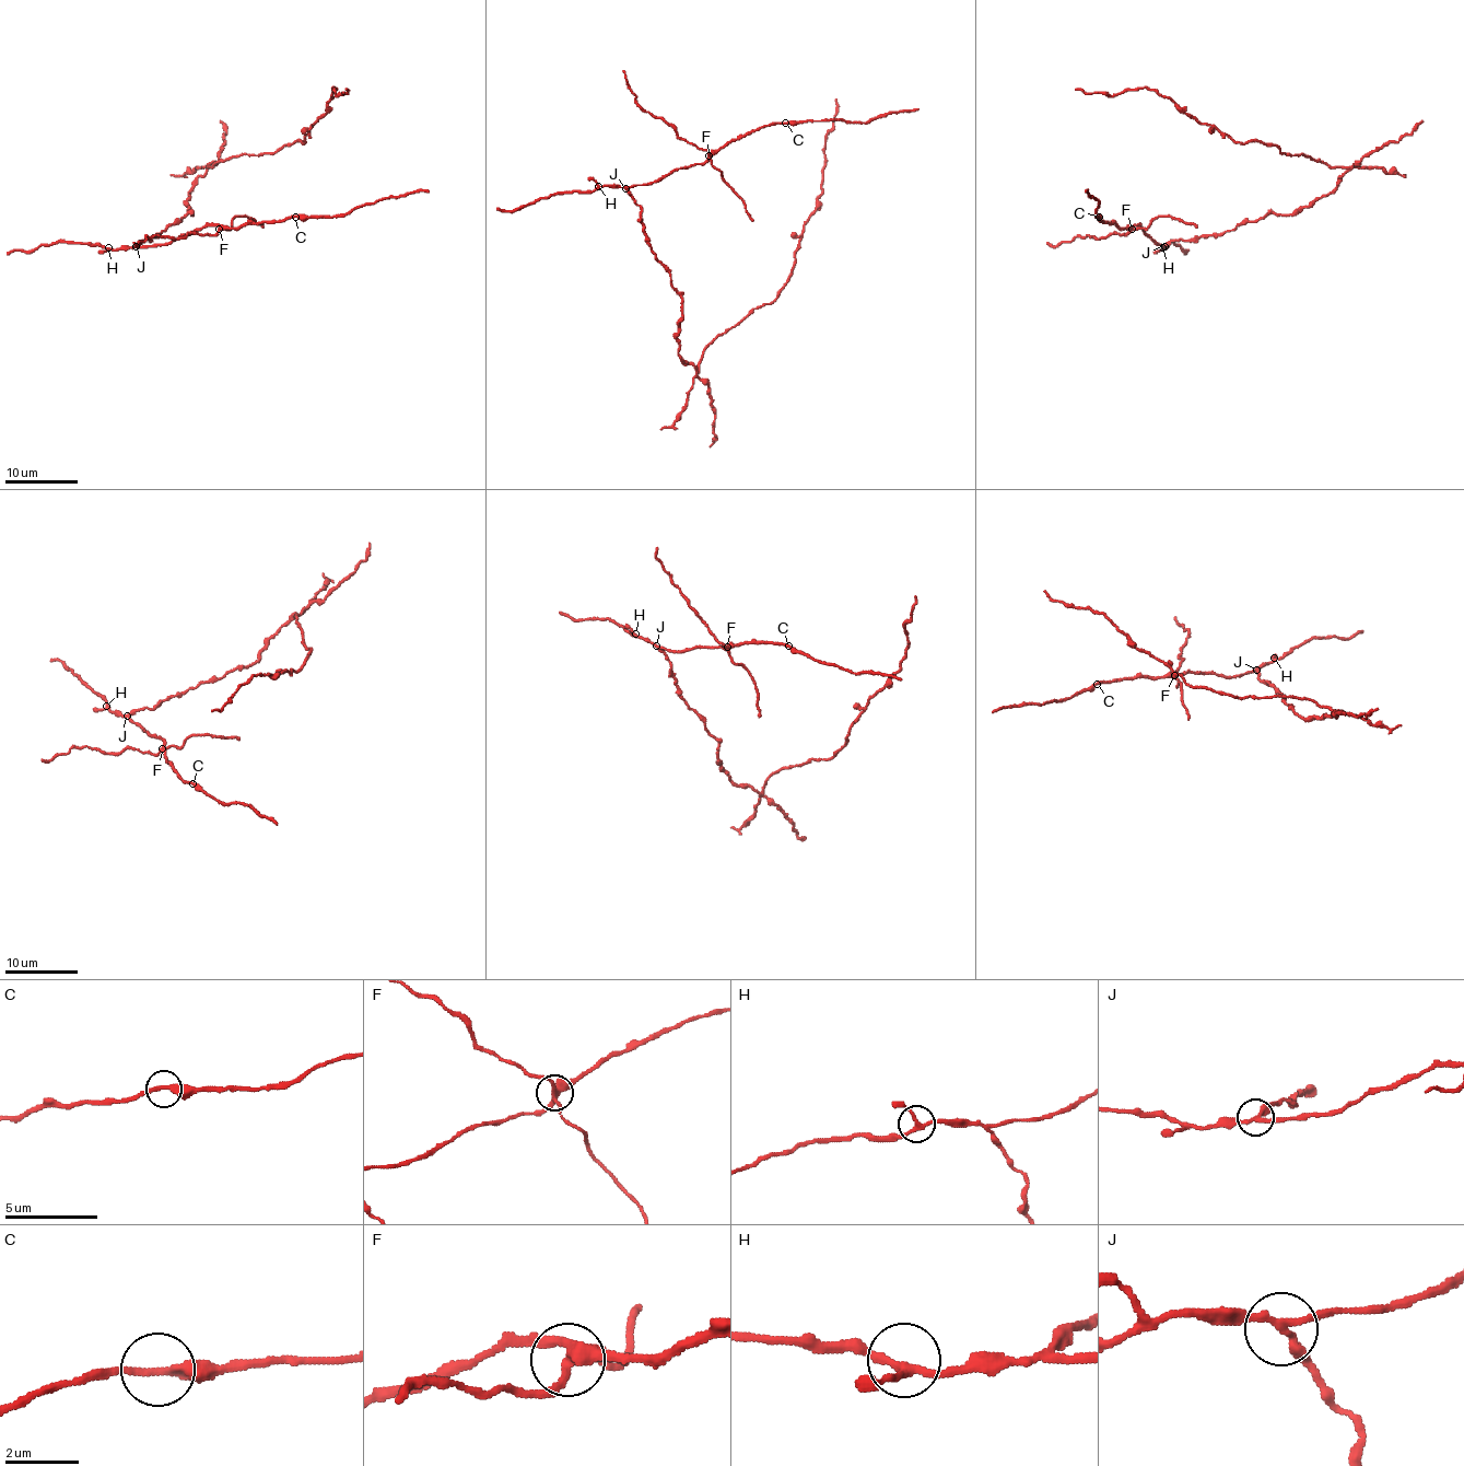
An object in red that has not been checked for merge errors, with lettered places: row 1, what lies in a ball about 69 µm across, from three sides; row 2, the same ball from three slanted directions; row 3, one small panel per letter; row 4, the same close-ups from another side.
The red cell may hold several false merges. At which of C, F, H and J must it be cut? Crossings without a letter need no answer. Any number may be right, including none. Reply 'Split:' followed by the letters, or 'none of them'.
Split: F, J

